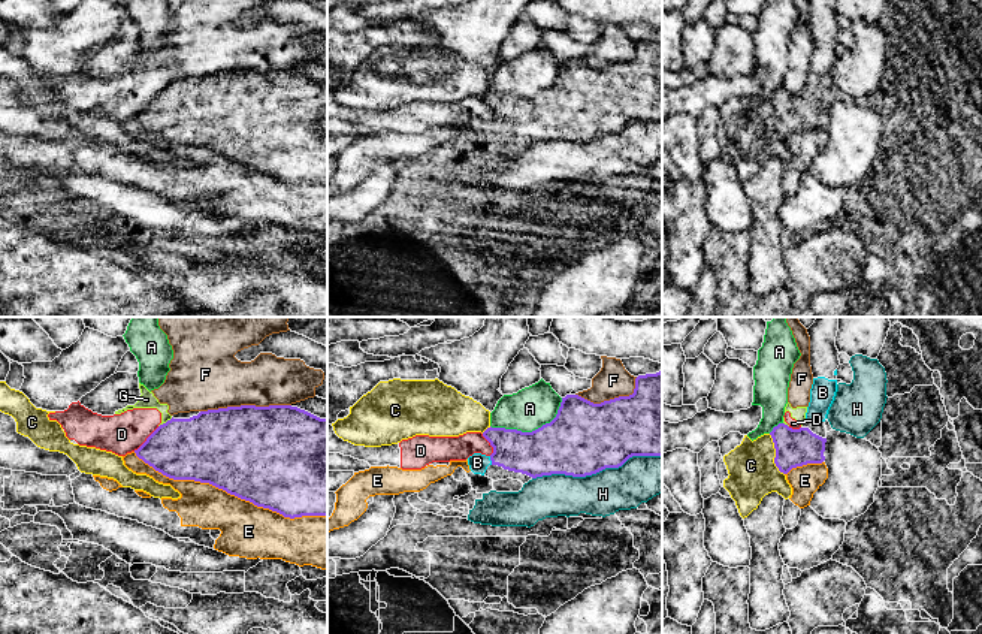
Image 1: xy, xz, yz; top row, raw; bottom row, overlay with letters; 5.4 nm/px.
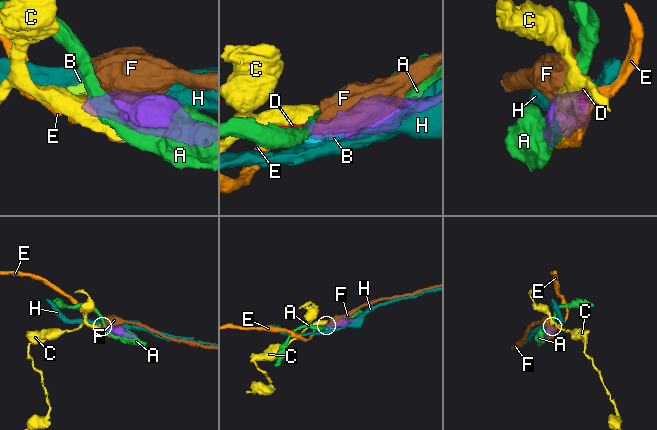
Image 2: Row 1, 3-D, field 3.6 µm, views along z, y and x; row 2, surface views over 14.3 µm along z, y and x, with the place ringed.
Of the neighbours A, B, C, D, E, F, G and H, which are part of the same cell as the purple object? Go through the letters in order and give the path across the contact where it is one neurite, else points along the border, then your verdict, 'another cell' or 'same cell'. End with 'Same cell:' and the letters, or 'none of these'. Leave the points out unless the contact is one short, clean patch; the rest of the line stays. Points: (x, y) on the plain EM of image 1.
A: another cell
B: same cell
C: another cell
D: along xy (159, 91), (133, 115) | another cell
E: another cell
F: another cell
G: along xy (172, 82), (159, 91) | another cell
H: another cell
Same cell: B

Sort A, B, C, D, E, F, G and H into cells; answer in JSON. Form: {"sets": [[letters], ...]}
{"sets": [["A"], ["B"], ["C"], ["D", "F", "G"], ["E"], ["H"]]}

